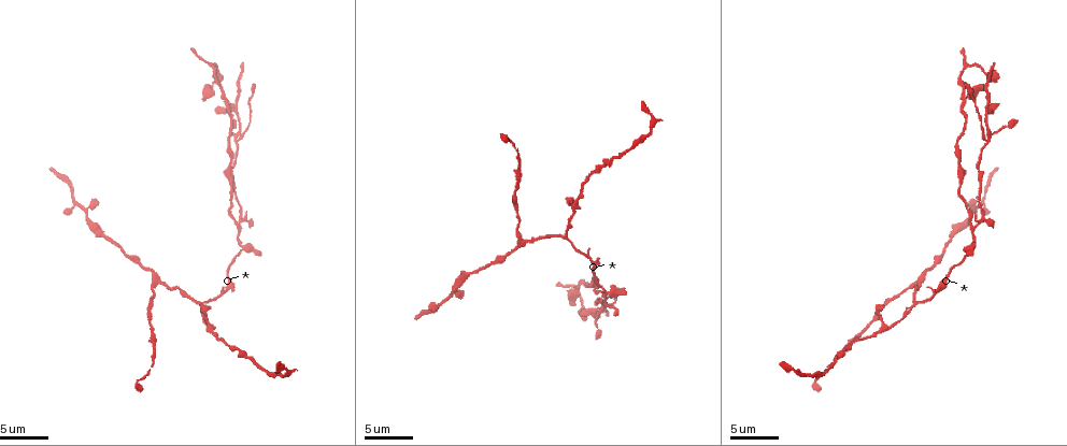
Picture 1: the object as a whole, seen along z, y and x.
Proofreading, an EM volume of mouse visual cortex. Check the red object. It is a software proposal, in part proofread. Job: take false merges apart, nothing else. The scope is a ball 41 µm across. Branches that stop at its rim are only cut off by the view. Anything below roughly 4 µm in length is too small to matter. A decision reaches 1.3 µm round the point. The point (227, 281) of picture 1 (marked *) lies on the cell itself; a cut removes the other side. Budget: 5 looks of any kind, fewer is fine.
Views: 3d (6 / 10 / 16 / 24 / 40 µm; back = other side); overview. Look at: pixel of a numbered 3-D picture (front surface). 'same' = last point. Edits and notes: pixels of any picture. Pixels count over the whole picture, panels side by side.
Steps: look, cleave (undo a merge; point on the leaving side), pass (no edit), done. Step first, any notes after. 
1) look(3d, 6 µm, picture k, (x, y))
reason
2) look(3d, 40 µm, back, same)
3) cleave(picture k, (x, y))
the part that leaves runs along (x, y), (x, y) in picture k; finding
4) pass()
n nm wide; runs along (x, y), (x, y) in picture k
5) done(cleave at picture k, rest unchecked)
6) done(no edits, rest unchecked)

look(3d, 10 µm, picture 1, (238, 225))
four-way junction

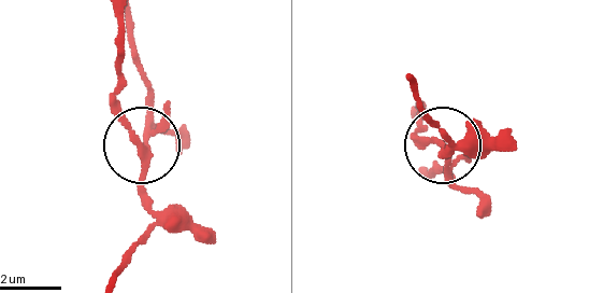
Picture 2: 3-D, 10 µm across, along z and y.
pass()
side arm 19 µm; runs along (111, 276), (147, 222), (140, 153), (147, 142), (147, 86) in picture 2; one cell here

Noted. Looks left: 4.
look(3d, 6 µm, picture 1, (917, 280))
three arms meet

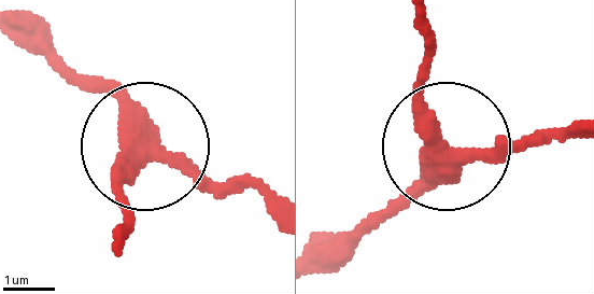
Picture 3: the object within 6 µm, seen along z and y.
pass()
side arm 17 µm; runs along (578, 126), (450, 148), (424, 100), (424, 28) in picture 3; one cell here

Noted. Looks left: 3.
look(3d, 16 µm, picture 1, (564, 235))
three-way junction

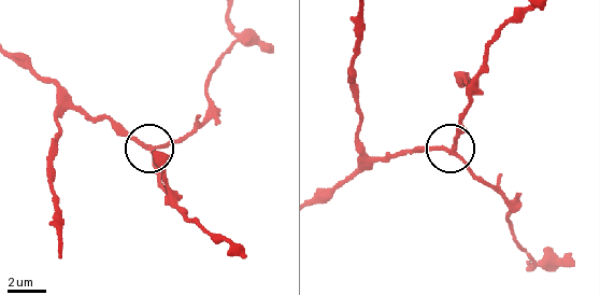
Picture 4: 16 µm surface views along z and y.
pass()
side arm 22 µm; 3 arms; all the same cell

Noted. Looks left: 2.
done(no edits, rest unchecked)

